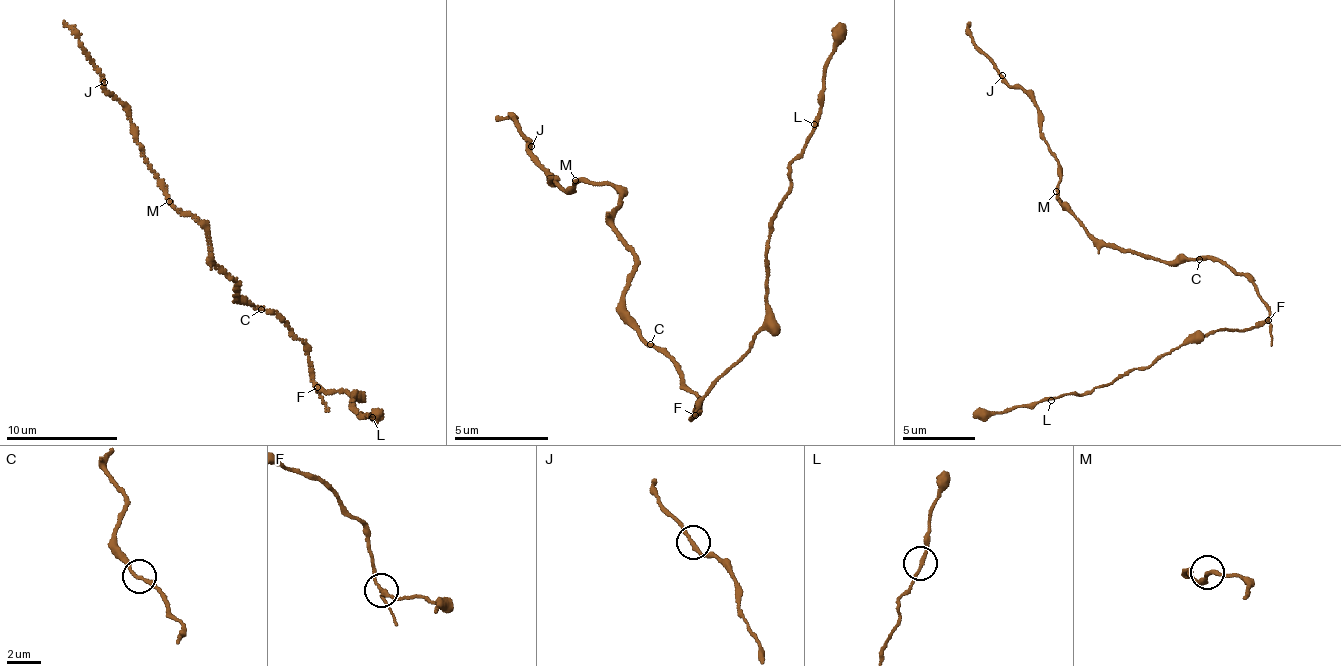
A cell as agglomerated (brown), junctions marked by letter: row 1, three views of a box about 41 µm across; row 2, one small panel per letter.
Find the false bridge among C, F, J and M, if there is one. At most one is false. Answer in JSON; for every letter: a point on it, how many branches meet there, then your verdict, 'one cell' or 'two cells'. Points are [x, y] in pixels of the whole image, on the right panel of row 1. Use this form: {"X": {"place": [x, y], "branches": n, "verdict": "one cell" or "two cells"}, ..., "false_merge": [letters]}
{"C": {"place": [1199, 259], "branches": 2, "verdict": "one cell"}, "F": {"place": [1268, 320], "branches": 3, "verdict": "two cells"}, "J": {"place": [1002, 75], "branches": 2, "verdict": "one cell"}, "M": {"place": [1056, 191], "branches": 2, "verdict": "one cell"}, "false_merge": ["F"]}

